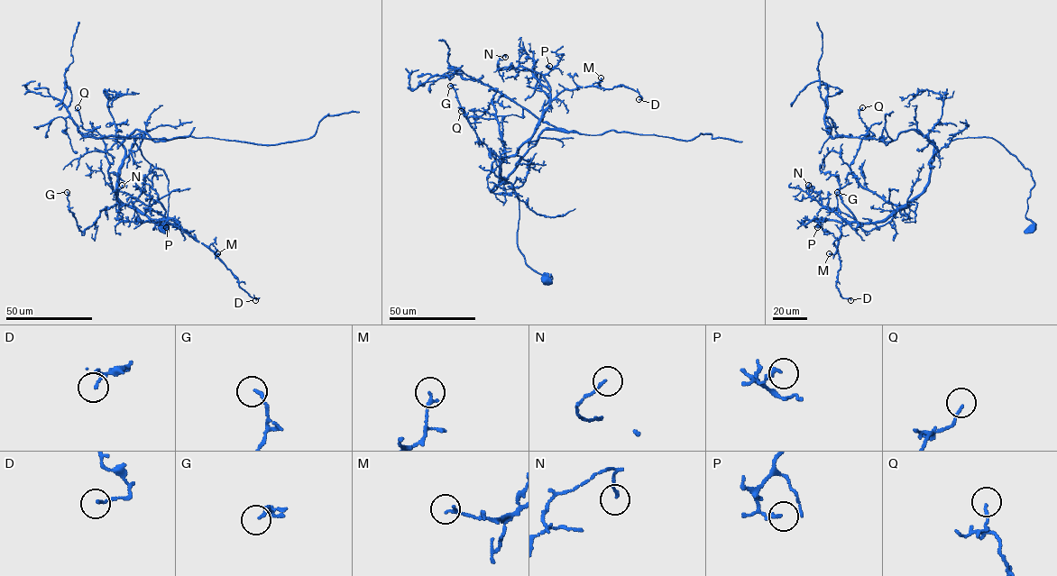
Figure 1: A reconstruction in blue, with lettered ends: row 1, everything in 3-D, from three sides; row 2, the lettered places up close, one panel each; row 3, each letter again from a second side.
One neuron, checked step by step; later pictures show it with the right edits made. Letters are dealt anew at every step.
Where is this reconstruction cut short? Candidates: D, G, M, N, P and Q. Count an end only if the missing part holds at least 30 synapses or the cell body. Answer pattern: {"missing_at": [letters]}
{"missing_at": []}

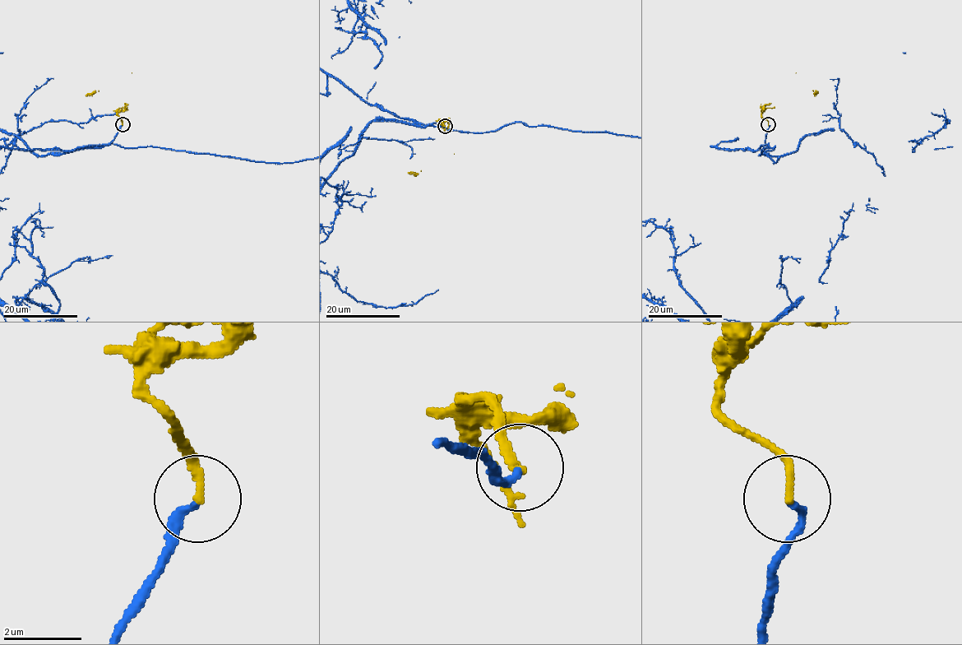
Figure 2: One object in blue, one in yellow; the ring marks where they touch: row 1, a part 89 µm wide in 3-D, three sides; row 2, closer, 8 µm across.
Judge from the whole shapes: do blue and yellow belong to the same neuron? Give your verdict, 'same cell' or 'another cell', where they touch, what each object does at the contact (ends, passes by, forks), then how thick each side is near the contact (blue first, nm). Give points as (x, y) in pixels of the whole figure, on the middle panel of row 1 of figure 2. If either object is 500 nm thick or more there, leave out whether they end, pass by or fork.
same cell; at (445, 126); blue ends there; yellow ends there; 200 nm thick on the blue side, 200 nm on the other

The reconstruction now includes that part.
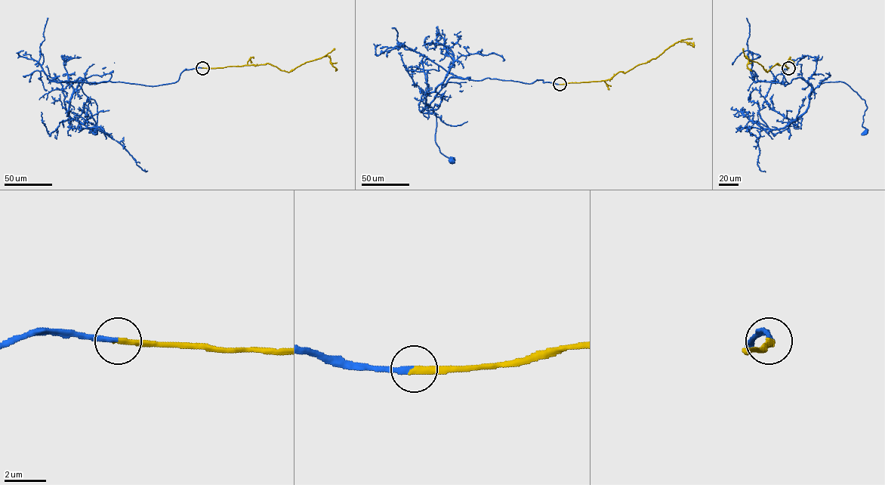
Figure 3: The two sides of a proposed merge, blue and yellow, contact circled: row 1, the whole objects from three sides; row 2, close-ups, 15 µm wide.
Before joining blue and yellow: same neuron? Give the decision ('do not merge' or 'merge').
merge

